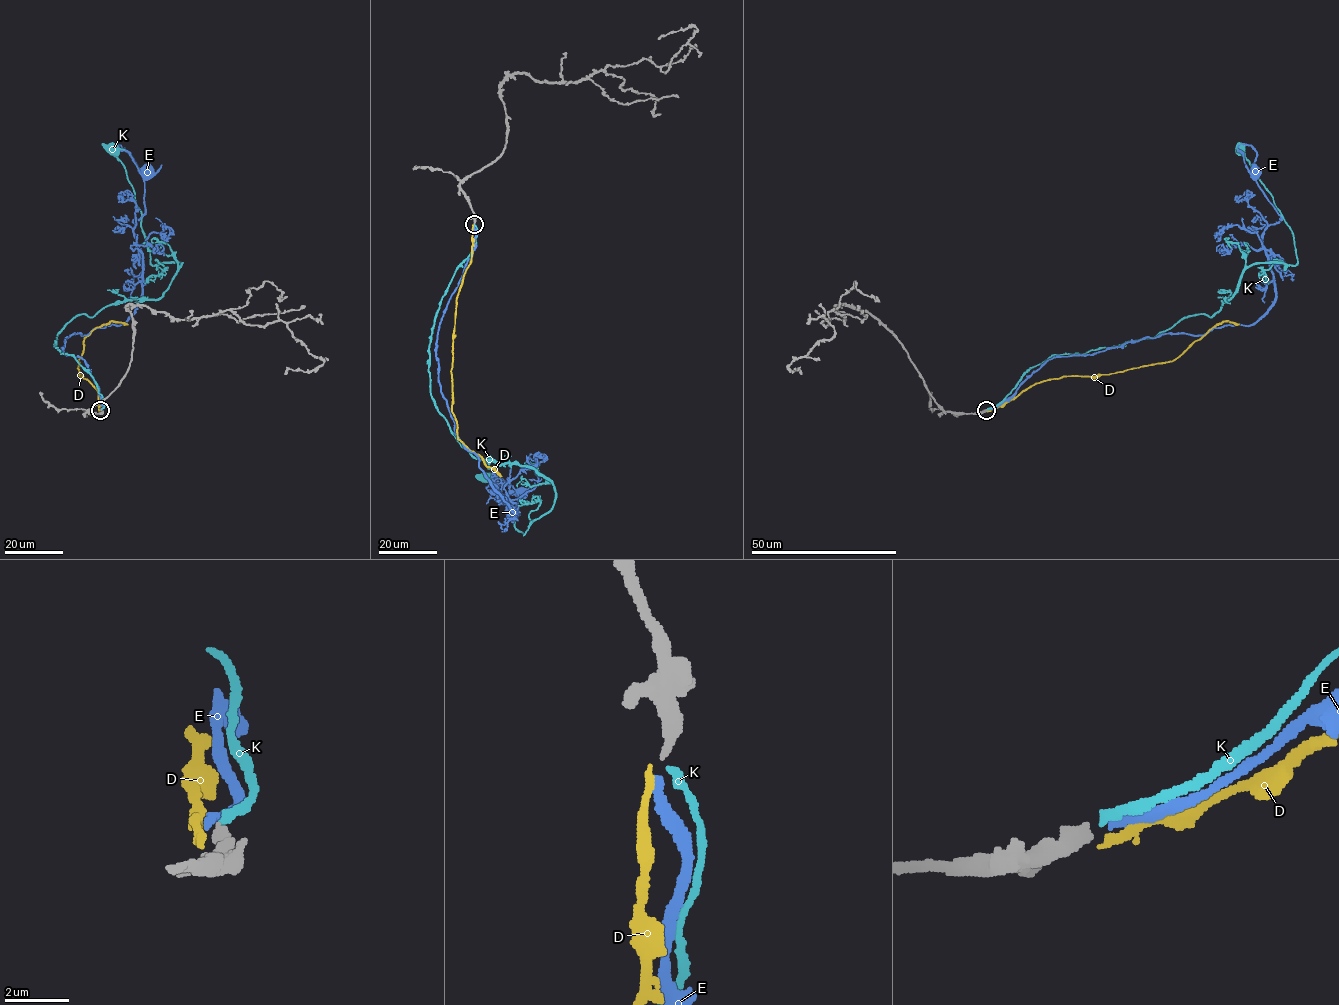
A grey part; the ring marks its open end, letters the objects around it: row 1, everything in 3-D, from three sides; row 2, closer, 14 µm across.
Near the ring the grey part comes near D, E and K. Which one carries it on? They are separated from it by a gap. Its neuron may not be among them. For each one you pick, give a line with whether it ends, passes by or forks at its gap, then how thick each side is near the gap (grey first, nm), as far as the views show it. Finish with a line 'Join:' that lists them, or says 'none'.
Join: none

